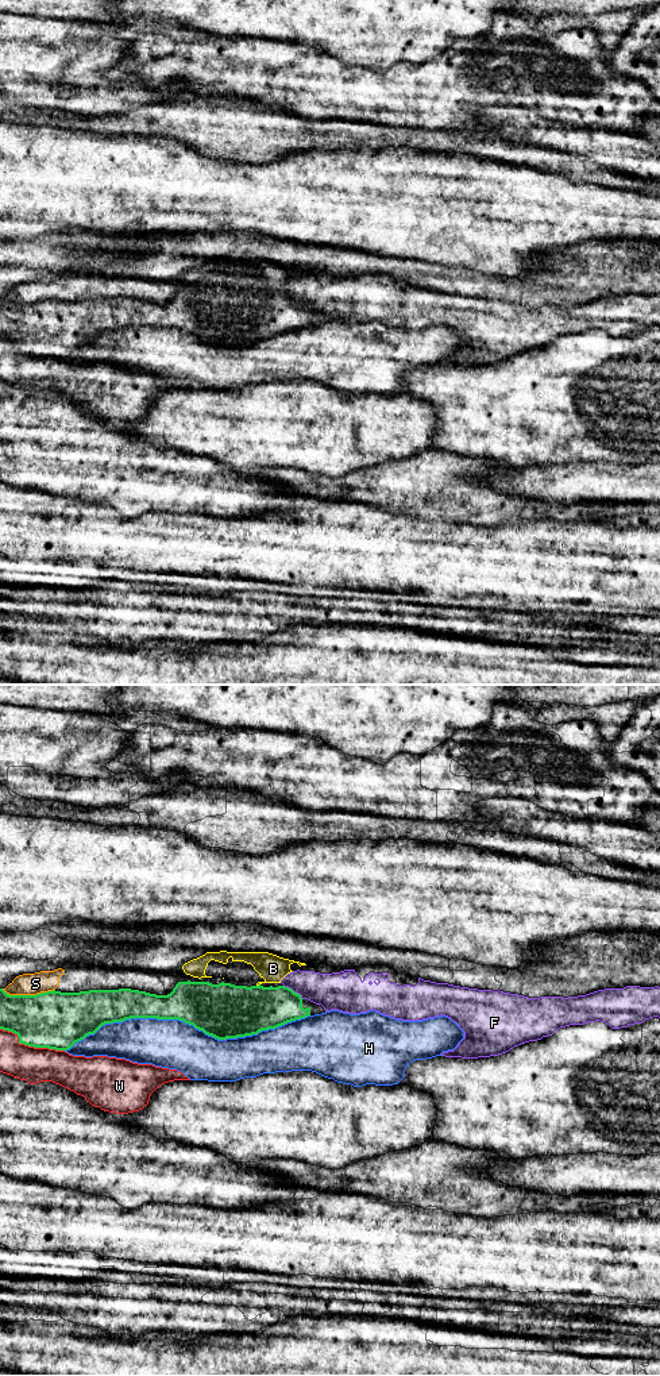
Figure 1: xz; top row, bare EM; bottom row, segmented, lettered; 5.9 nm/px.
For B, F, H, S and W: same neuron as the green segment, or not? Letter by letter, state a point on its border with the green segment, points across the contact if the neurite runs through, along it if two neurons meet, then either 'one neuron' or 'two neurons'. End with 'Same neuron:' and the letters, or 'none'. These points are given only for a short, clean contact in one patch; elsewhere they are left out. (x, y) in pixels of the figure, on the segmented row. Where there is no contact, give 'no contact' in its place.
B: meets green in xz at (259, 985); one neuron
F: meets green in xz at (292, 990); border along xz (284, 985), (303, 998); two neurons
H: meets green in xz at (186, 1022); two neurons
S: meets green in xz at (29, 995); two neurons
W: meets green in xz at (31, 1045); two neurons
Same neuron: B

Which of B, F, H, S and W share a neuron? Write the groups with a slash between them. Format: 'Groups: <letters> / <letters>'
Groups: B / F S / H / W

